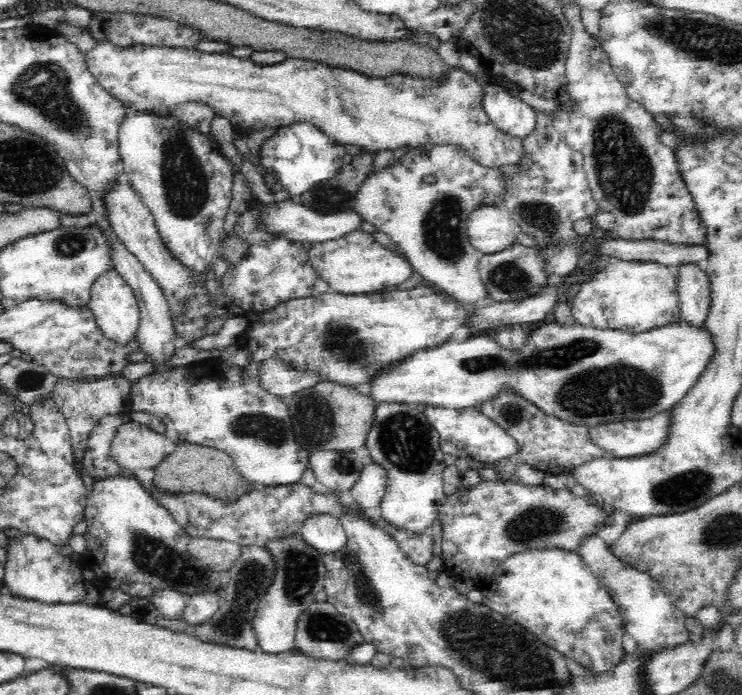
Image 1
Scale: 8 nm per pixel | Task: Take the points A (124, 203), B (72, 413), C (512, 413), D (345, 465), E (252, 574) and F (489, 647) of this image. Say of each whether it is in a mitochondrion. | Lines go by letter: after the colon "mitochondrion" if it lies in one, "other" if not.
A: other
B: other
C: mitochondrion
D: mitochondrion
E: mitochondrion
F: mitochondrion

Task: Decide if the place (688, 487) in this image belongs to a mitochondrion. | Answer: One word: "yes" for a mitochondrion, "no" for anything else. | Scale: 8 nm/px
yes

